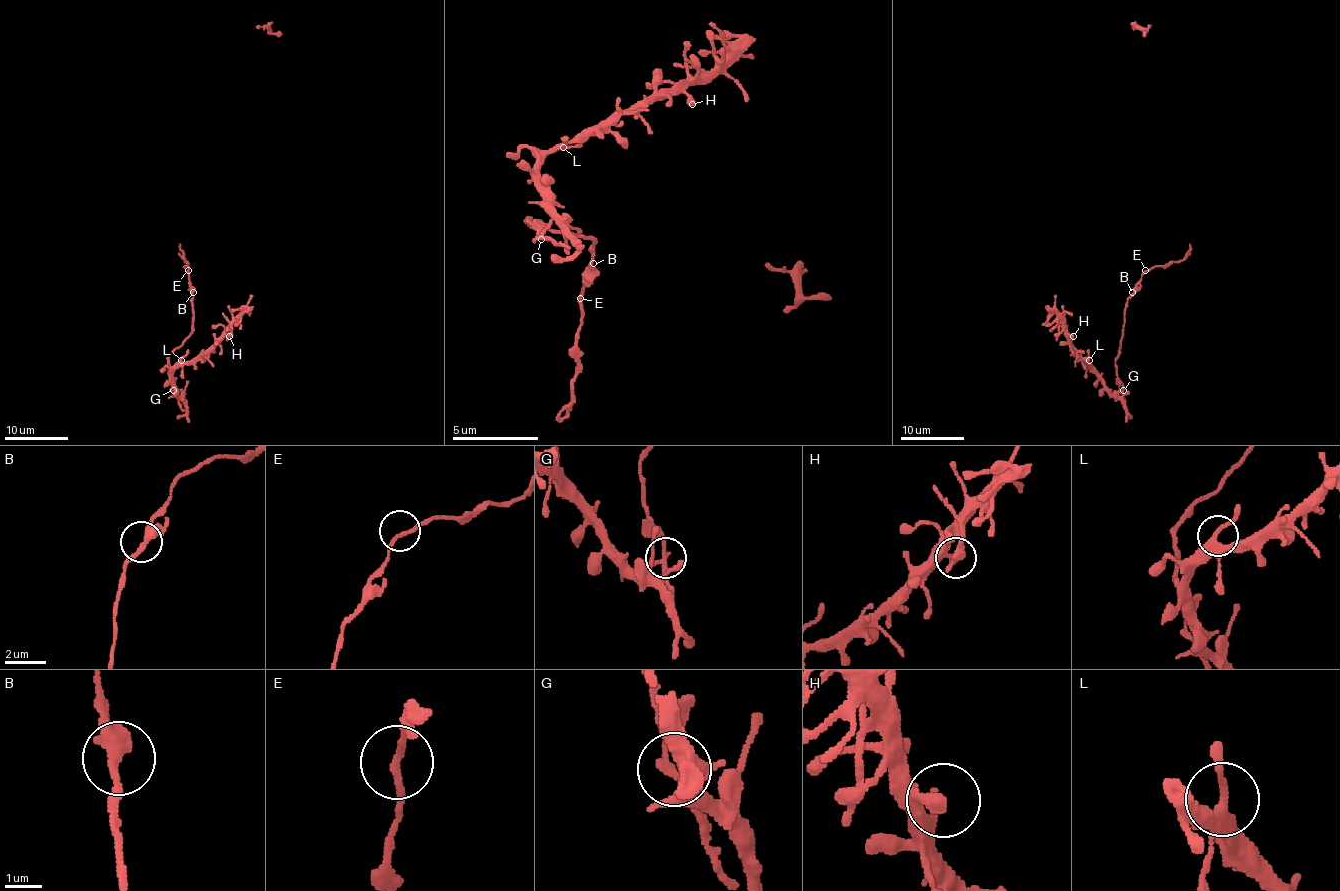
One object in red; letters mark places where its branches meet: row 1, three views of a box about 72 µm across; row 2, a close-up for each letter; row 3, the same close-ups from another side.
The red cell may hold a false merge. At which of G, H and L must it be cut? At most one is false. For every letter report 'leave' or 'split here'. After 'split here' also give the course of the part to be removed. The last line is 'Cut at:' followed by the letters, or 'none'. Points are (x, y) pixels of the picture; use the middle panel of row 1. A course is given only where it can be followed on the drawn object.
G: split here; foreign part runs (542, 238), (529, 216), (533, 225), (589, 238), (593, 251), (580, 298), (572, 397), (559, 418)
H: leave
L: leave
Cut at: G

